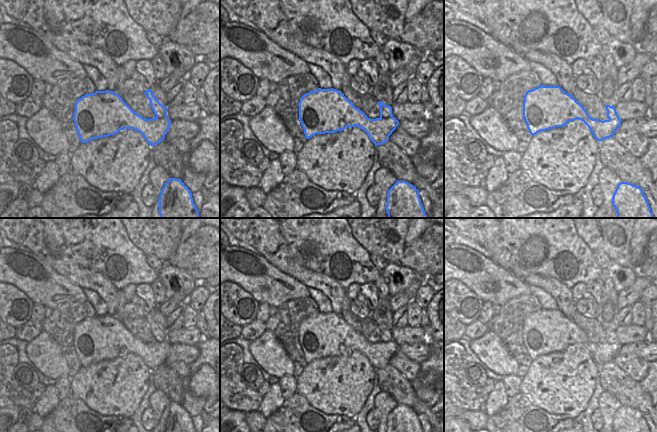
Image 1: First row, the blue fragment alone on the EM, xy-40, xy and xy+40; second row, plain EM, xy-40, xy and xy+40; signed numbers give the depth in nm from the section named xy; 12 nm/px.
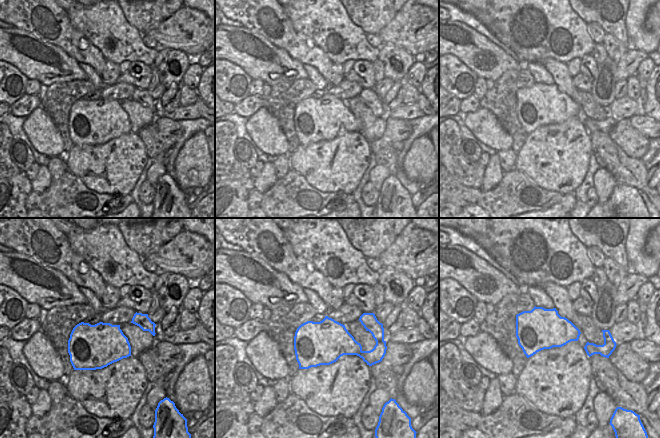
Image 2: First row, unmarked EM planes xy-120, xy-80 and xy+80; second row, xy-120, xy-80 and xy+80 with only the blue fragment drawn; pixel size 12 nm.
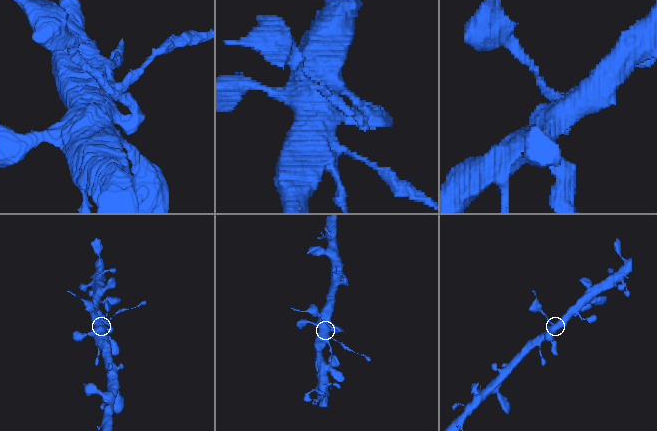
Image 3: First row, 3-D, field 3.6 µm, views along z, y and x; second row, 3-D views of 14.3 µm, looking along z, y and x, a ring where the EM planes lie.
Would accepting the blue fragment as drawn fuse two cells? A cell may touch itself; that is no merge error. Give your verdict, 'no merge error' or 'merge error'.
merge error

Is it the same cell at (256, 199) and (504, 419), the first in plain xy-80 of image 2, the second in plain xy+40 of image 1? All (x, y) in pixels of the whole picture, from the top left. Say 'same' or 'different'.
different

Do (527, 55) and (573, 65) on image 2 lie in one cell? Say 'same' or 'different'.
different

